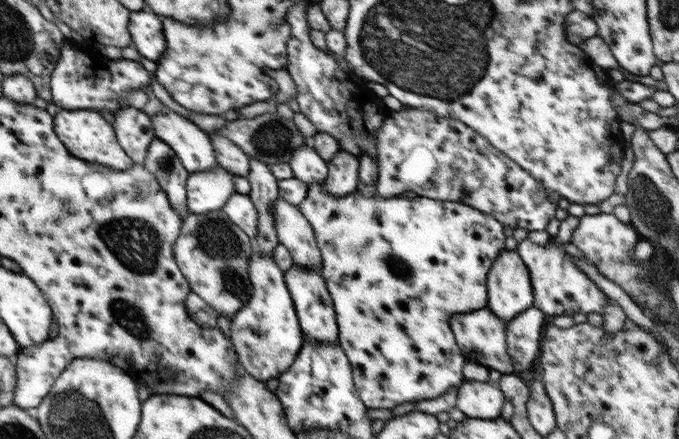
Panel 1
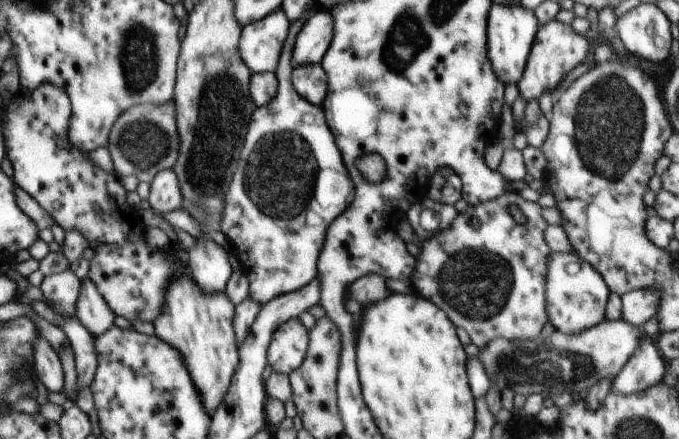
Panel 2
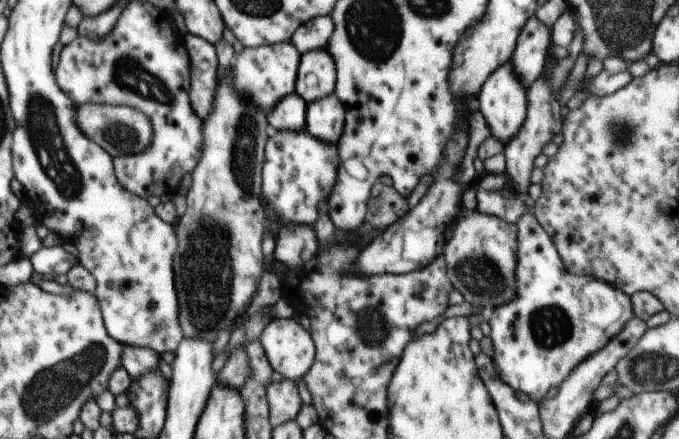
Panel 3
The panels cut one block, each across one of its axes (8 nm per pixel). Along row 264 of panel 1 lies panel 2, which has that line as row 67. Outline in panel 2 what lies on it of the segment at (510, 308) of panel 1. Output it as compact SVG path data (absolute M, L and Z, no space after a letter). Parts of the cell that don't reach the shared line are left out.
M492 5L487 16L487 55L494 74L505 84L518 84L539 29L533 12L518 5Z

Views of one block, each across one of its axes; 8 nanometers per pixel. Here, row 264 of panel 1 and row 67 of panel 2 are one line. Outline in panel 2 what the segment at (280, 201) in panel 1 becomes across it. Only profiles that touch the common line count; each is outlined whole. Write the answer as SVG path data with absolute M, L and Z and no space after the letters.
M302 65L292 69L294 90L313 105L321 106L327 95L327 74L320 65Z

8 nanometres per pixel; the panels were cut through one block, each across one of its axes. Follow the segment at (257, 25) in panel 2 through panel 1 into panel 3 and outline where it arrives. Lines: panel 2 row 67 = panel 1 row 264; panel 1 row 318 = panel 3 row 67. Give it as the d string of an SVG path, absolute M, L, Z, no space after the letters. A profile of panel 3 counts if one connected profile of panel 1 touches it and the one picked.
M291 41L265 44L259 47L244 47L235 56L228 75L232 76L233 89L240 99L250 99L268 114L285 96L295 92L300 59L301 54Z

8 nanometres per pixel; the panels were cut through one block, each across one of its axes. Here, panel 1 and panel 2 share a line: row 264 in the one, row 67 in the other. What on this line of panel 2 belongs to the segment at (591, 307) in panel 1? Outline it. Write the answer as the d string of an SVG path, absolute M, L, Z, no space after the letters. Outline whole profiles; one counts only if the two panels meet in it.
M555 18L554 21L539 26L524 74L517 84L519 94L527 100L527 104L531 100L538 100L544 92L552 94L568 72L578 64L586 62L588 52L590 52L590 44L586 36L578 34L571 25L565 25Z

